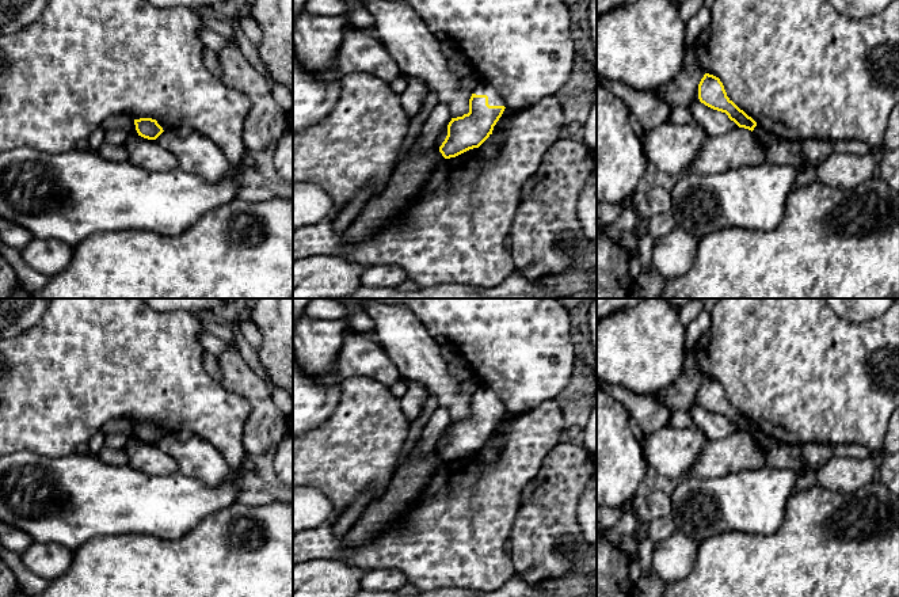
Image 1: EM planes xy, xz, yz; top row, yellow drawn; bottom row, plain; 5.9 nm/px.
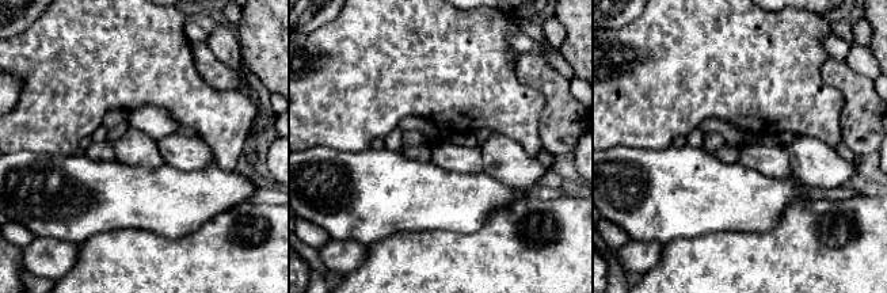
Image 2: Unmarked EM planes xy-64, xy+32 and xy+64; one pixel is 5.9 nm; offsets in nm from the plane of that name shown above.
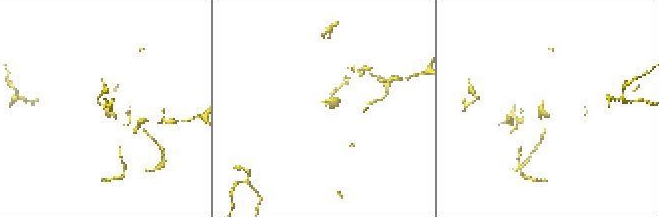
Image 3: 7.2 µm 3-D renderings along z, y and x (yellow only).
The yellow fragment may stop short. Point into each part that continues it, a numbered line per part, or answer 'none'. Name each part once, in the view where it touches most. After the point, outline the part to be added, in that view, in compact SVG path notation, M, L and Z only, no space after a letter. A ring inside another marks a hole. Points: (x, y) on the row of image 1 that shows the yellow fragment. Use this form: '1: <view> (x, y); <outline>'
1: xz (494, 97); M479 83L472 94L487 95L490 106L504 106L506 107L506 103L504 103L503 98L500 96L500 94L488 84Z

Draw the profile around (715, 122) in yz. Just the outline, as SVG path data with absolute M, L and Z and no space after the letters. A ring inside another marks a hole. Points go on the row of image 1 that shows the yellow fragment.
M694 102L687 110L708 136L720 136L739 128L725 113L713 110L701 102Z

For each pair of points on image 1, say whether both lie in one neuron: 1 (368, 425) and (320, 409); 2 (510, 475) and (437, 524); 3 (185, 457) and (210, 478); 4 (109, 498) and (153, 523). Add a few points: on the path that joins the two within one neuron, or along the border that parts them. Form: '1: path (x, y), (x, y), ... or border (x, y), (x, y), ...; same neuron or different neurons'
1: border (343, 383), (335, 410), (320, 425), (307, 432); different neurons
2: path (492, 490), (454, 524); same neuron
3: path (191, 459), (204, 471); same neuron
4: path (120, 499), (133, 502), (143, 512); same neuron

